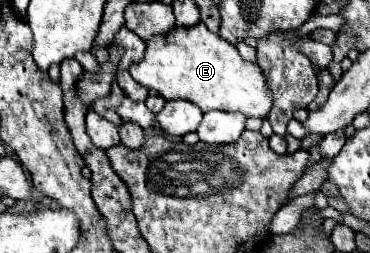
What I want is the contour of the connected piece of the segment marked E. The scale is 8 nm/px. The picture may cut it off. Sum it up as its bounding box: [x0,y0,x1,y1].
[130,22,272,118]

